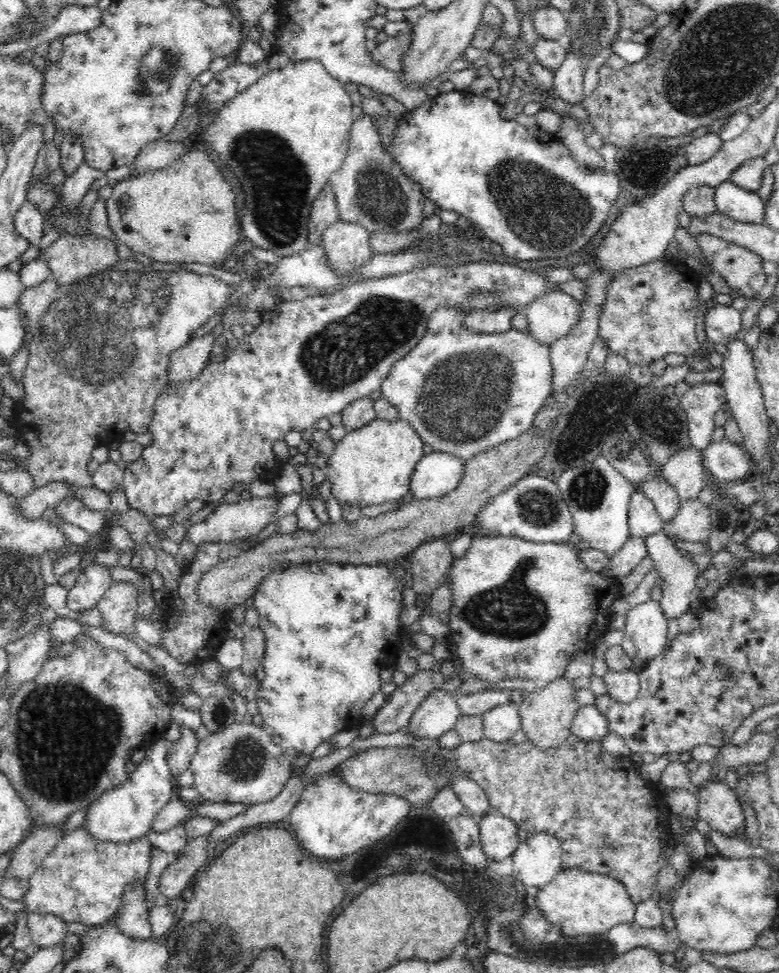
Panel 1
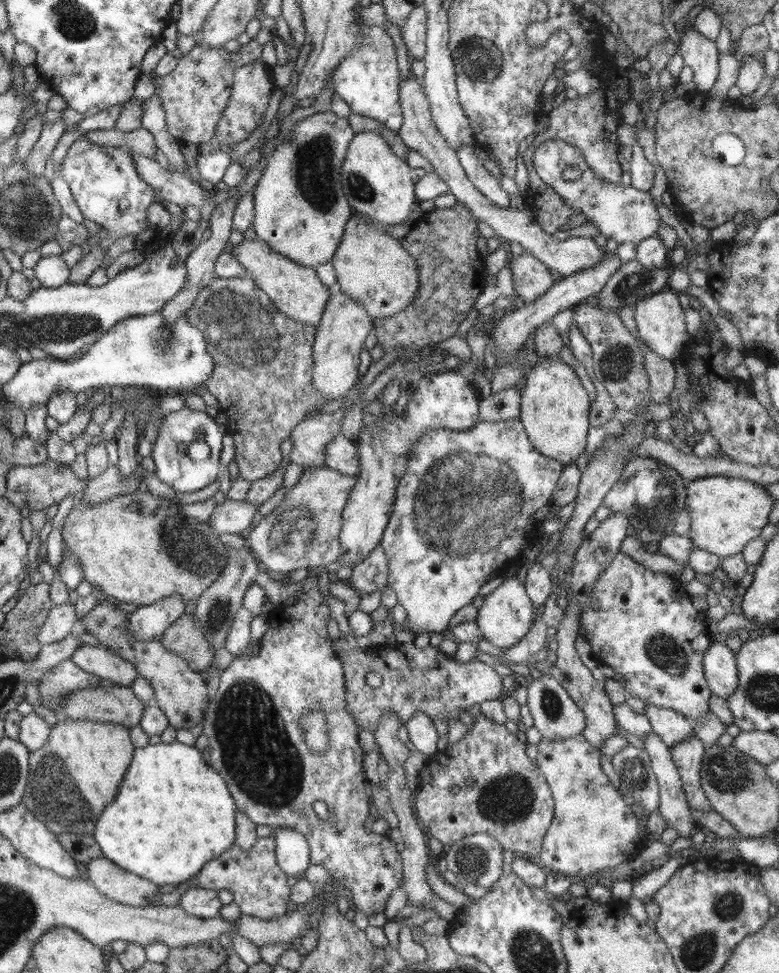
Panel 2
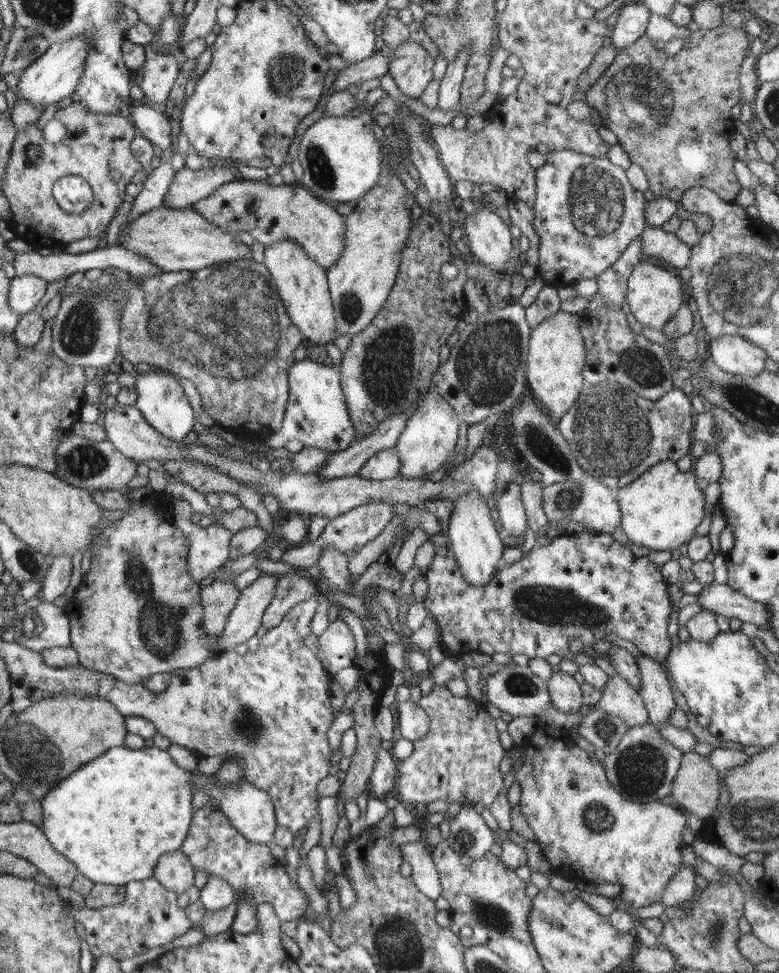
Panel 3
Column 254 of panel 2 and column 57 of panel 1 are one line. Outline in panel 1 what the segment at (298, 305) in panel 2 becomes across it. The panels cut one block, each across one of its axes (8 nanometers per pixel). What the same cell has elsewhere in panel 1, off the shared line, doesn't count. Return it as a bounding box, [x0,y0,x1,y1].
[43,233,120,286]

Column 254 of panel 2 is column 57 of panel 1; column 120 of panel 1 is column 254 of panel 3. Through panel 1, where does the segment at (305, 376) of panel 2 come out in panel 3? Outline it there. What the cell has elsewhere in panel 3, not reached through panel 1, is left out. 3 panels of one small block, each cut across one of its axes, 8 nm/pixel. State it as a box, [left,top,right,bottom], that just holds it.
[95,259,304,442]

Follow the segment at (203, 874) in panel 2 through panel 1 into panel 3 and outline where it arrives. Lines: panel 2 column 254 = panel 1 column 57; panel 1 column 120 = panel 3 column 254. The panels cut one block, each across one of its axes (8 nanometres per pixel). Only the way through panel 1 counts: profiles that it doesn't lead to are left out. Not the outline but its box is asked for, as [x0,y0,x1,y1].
[181,807,308,922]

